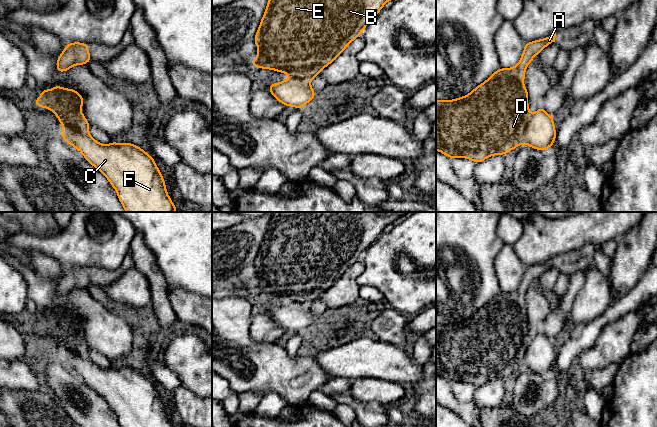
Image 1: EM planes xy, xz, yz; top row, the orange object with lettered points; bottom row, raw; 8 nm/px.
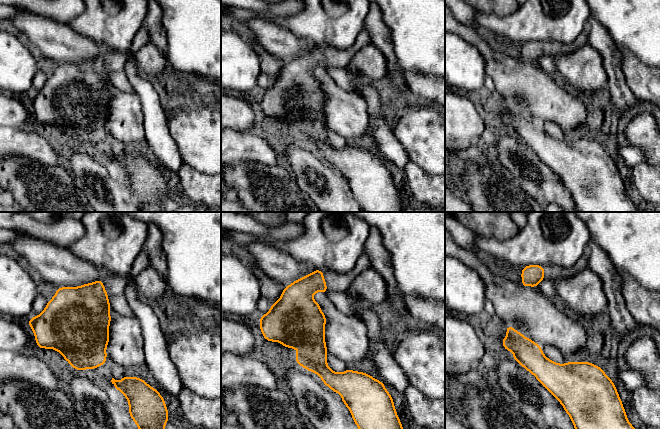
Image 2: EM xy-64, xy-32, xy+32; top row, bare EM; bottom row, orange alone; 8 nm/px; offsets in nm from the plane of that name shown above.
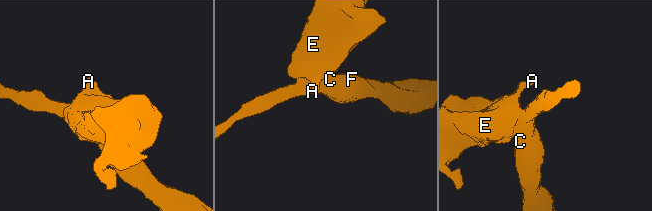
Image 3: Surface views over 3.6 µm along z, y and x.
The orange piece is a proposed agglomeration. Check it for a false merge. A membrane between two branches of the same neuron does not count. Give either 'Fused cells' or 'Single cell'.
Fused cells

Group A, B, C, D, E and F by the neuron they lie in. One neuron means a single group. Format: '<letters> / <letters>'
A B D E / C F

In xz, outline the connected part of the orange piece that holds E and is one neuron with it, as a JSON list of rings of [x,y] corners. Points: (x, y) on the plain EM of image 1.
[[[271,212],[265,237],[254,261],[258,279],[252,284],[251,291],[271,293],[288,297],[292,302],[311,305],[350,266],[359,261],[386,226],[393,224],[406,213],[408,212]]]

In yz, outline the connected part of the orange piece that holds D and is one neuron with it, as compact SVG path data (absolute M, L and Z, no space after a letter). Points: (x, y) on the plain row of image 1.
M556 257L526 267L515 291L497 294L468 319L436 325L436 374L450 383L462 381L480 387L493 379L504 379L522 368L531 341L528 315L524 311L525 294L535 279L555 266L555 261Z

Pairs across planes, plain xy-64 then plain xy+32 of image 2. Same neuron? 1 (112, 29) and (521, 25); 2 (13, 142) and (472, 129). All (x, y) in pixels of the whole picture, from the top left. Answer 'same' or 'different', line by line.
1: same
2: different

